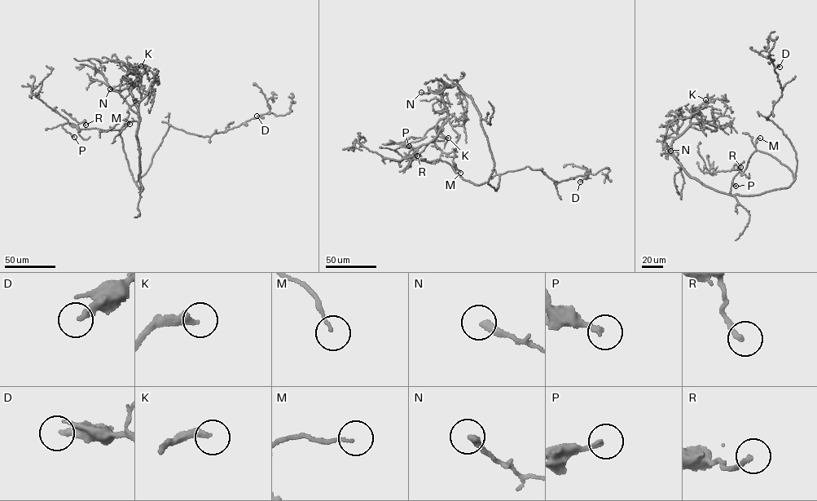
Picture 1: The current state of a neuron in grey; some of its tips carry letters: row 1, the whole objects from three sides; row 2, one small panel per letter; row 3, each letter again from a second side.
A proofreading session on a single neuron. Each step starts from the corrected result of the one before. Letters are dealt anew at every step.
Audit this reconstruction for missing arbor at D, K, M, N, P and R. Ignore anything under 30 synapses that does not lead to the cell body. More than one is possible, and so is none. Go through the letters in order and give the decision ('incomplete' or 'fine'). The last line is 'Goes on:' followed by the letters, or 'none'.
D: fine
K: incomplete
M: fine
N: fine
P: fine
R: fine
Goes on: K

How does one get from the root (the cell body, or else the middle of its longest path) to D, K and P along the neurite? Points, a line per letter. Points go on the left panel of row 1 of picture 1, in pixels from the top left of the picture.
D: (142, 189), (136, 181), (148, 169), (170, 125), (209, 137), (252, 119), (263, 118), (256, 116)
K: (142, 189), (136, 136), (139, 118), (130, 90), (139, 78), (129, 70), (131, 65), (136, 68), (141, 66)
P: (142, 189), (133, 181), (120, 130), (79, 129), (70, 123), (62, 125), (74, 137)

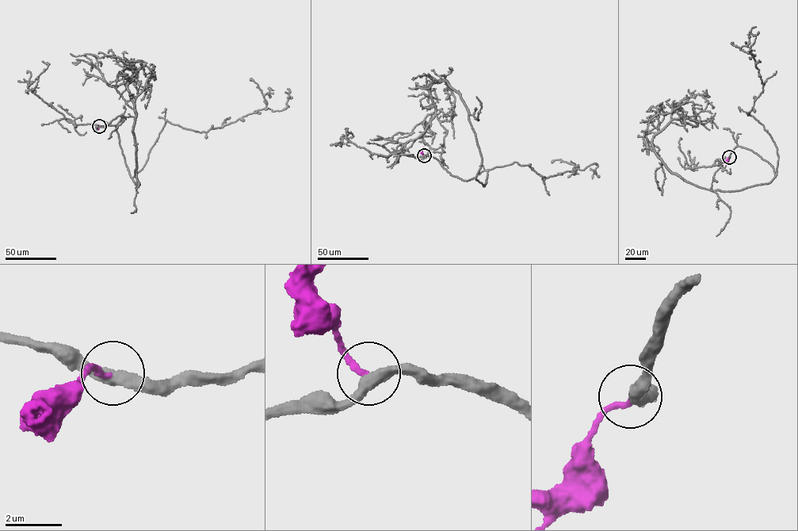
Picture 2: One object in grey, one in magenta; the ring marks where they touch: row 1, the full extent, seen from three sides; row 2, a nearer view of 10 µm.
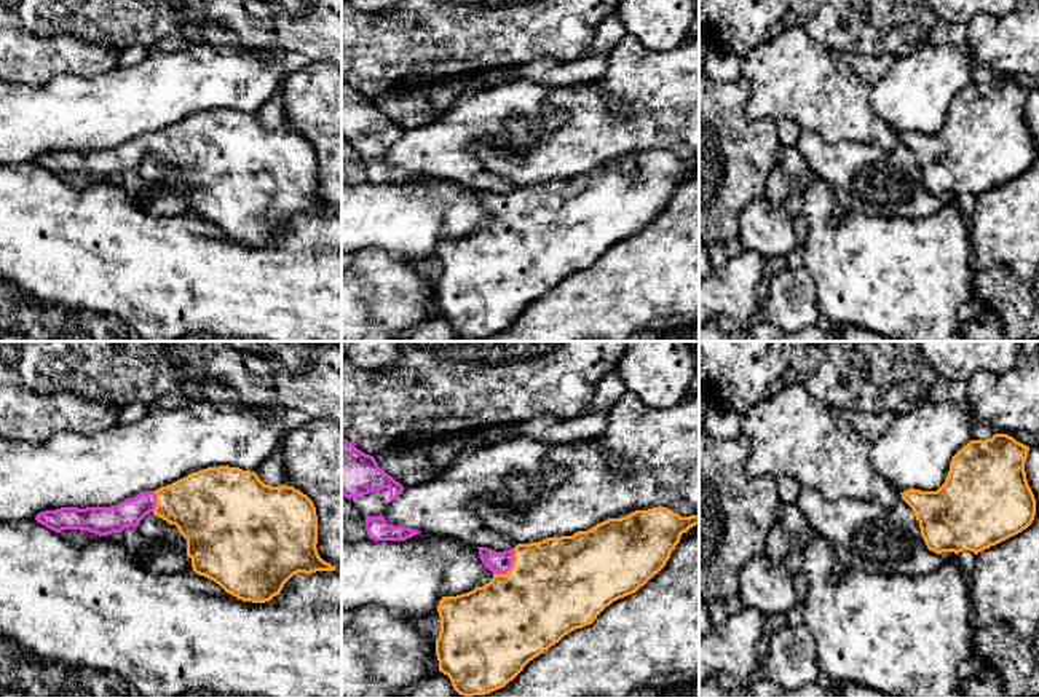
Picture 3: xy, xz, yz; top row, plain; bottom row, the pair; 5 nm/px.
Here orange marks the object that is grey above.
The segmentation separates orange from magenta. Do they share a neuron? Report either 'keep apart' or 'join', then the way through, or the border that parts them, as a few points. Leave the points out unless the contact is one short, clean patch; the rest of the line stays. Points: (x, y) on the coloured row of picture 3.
join; way xz (556, 586), (529, 581), (511, 567), (497, 562)

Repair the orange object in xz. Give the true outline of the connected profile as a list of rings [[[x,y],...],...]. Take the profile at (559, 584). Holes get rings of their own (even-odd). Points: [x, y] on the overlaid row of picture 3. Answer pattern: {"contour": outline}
{"contour": [[[659,506],[608,518],[573,536],[517,544],[504,552],[477,547],[493,579],[484,587],[442,597],[439,601],[439,671],[447,675],[453,689],[464,697],[504,687],[530,660],[565,635],[591,625],[613,601],[643,587],[666,566],[681,534],[696,525],[699,515],[680,517]]]}

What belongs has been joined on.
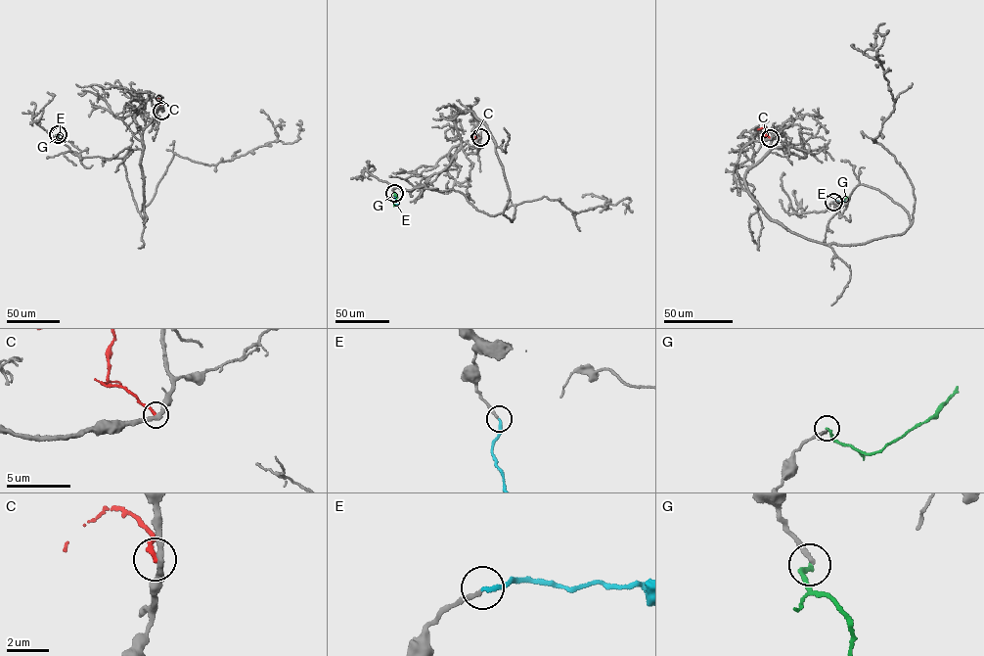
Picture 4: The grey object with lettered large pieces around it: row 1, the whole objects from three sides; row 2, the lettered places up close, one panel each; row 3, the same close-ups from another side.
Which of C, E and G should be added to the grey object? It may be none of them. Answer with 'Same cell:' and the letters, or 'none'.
Same cell: E

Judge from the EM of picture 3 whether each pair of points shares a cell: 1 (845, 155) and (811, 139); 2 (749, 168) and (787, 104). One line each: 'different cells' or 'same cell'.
1: same cell
2: different cells

